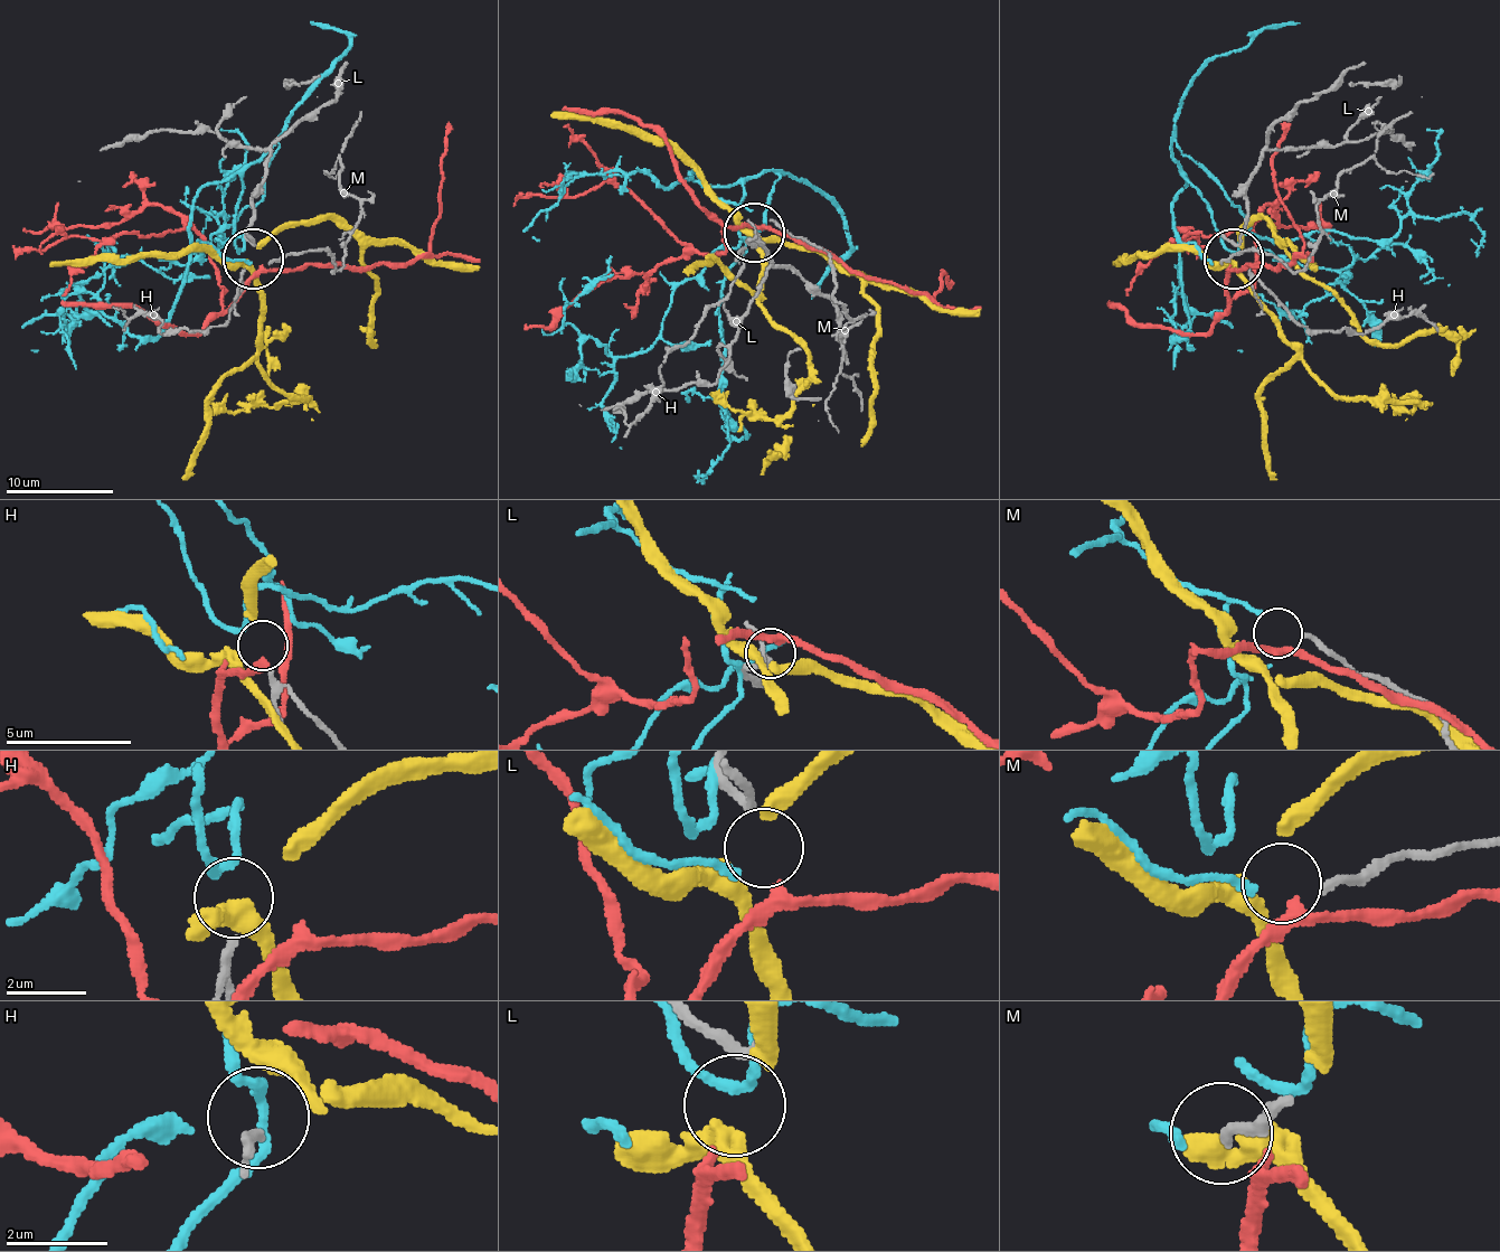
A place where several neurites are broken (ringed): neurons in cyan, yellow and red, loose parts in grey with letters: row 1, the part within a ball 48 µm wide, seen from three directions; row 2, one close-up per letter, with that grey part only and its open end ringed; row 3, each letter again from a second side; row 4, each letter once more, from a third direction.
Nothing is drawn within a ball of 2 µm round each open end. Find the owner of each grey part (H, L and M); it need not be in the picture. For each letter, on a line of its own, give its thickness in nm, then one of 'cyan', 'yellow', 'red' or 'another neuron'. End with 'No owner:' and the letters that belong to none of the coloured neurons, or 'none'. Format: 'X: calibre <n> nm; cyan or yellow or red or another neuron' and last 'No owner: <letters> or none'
H: calibre 160 nm; another neuron
L: calibre 200 nm; red
M: calibre 190 nm; cyan
No owner: H

